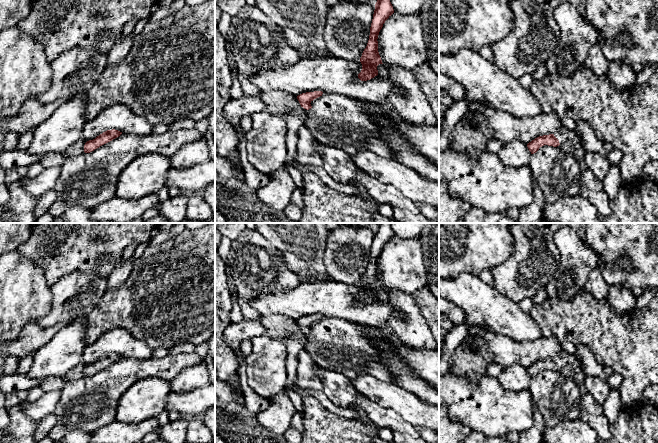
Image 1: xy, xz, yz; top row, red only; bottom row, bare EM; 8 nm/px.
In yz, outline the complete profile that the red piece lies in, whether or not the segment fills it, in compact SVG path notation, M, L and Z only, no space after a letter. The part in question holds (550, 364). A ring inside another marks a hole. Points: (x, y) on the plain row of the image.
M561 352L555 358L539 360L529 366L527 368L527 371L531 378L534 378L539 374L540 371L544 369L557 371L568 363L573 363L584 372L582 361L579 360L577 357L565 352Z

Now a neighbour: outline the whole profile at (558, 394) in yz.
M568 363L557 371L544 369L531 379L529 390L534 402L543 416L545 427L554 427L564 421L579 418L583 397L587 394L584 387L585 373L573 363Z

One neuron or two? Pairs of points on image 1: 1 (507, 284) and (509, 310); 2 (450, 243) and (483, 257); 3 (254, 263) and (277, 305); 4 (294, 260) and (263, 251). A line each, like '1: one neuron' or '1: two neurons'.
1: two neurons
2: one neuron
3: two neurons
4: two neurons

